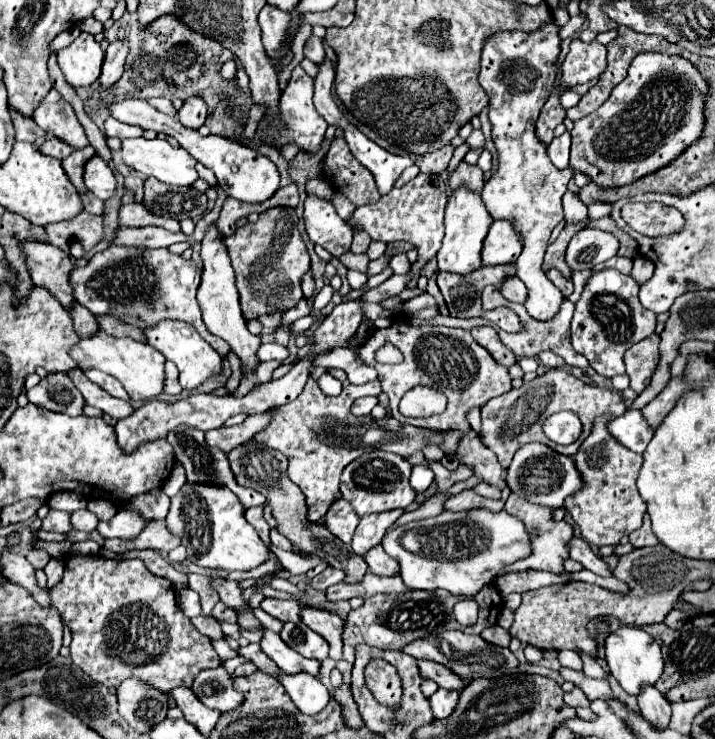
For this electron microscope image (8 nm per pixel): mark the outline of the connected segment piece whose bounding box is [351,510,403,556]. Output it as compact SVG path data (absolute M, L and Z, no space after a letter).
M389 510L389 512L381 512L381 514L369 514L363 516L355 536L353 536L353 550L359 556L365 556L373 546L381 544L381 538L385 536L385 530L403 514L403 510Z

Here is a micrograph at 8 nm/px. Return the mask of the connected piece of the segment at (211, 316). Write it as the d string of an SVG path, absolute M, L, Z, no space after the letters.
M215 226L209 228L209 232L203 238L203 246L201 246L201 260L203 260L203 280L199 286L199 306L203 312L203 322L207 326L207 330L219 338L223 338L225 342L231 344L231 350L239 354L241 358L241 372L249 374L255 370L255 366L259 364L257 358L257 348L261 344L259 336L253 336L247 330L247 322L241 314L241 306L239 306L239 294L235 288L235 272L227 254L227 248L223 246L223 238L217 232Z

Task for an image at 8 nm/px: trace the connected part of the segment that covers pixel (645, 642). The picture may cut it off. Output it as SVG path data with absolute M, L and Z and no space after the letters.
M633 626L619 628L607 638L605 652L607 652L607 664L611 674L617 678L621 688L631 696L637 696L643 686L655 686L655 682L663 674L661 646L653 636L649 636L641 628L633 628Z

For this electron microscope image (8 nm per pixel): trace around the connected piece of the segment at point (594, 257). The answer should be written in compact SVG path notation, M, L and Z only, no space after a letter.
M585 228L577 232L567 248L567 264L575 270L591 270L593 266L613 258L619 250L619 240L603 230Z

